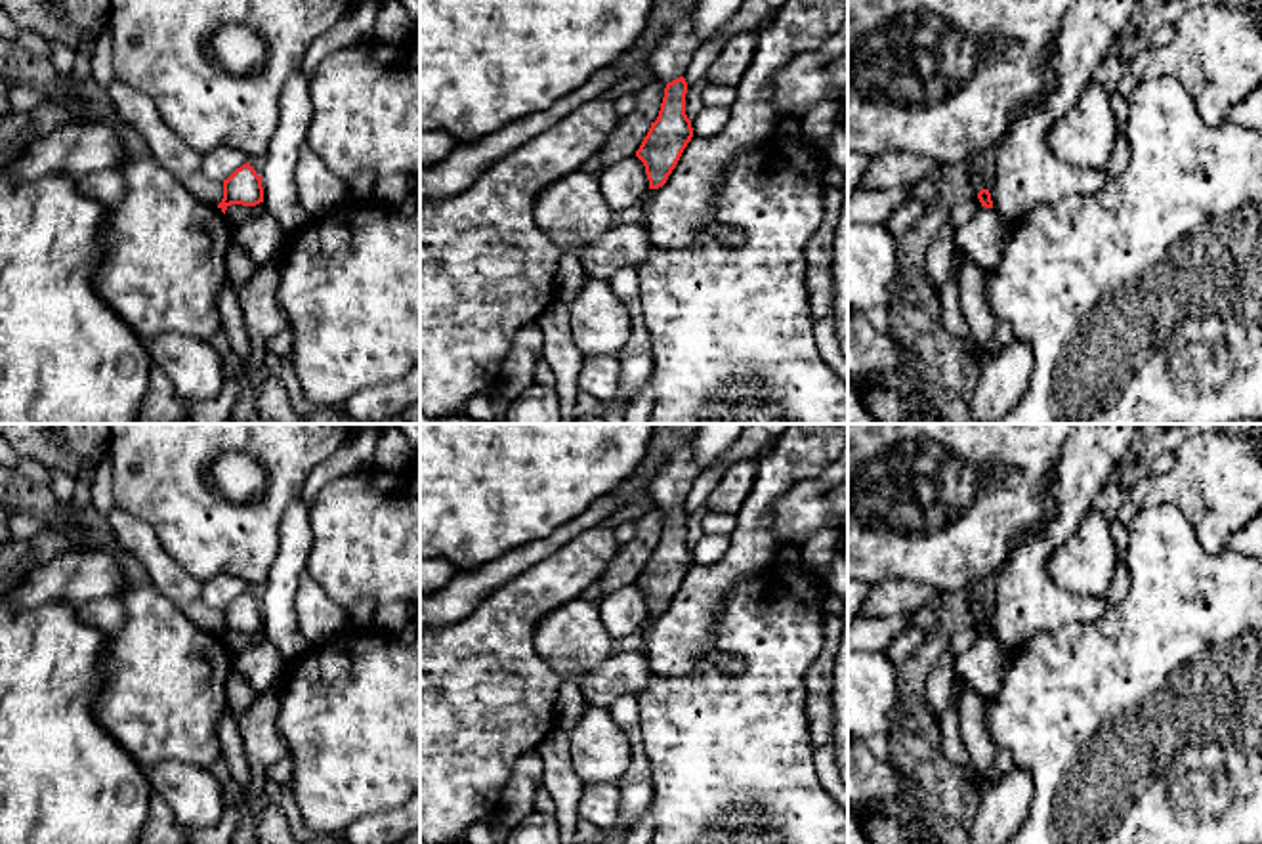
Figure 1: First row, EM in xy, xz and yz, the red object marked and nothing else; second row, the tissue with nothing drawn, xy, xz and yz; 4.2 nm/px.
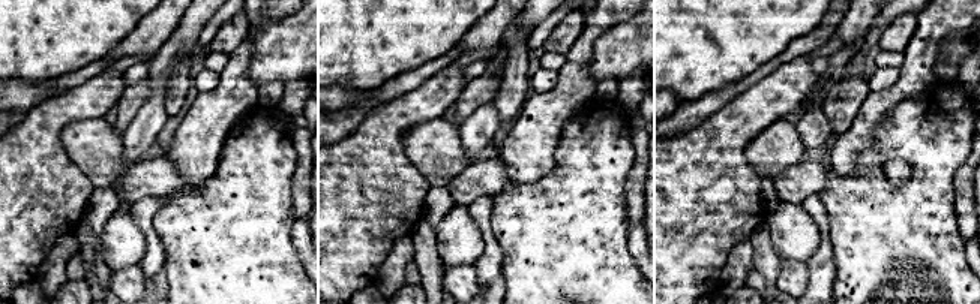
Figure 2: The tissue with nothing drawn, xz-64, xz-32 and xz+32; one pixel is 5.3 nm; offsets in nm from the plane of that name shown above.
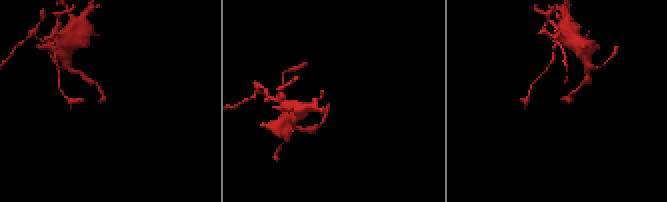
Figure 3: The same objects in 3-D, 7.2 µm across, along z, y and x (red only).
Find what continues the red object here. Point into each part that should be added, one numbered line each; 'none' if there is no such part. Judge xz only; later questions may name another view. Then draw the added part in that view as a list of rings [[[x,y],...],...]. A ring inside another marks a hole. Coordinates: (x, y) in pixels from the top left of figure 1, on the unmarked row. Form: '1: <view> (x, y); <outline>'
1: xz (671, 485); [[[697,430],[685,437],[651,481],[649,496],[657,502],[657,508],[664,512],[685,502],[685,496],[699,475],[695,466],[695,433]]]

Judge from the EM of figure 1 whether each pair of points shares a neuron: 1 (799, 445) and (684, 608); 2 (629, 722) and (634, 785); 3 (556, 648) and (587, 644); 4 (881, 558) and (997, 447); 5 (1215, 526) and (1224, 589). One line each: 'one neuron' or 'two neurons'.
1: one neuron
2: one neuron
3: one neuron
4: one neuron
5: two neurons

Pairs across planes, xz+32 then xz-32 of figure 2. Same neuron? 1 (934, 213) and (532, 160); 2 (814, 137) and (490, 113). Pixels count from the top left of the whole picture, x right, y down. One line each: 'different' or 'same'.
1: different
2: same

